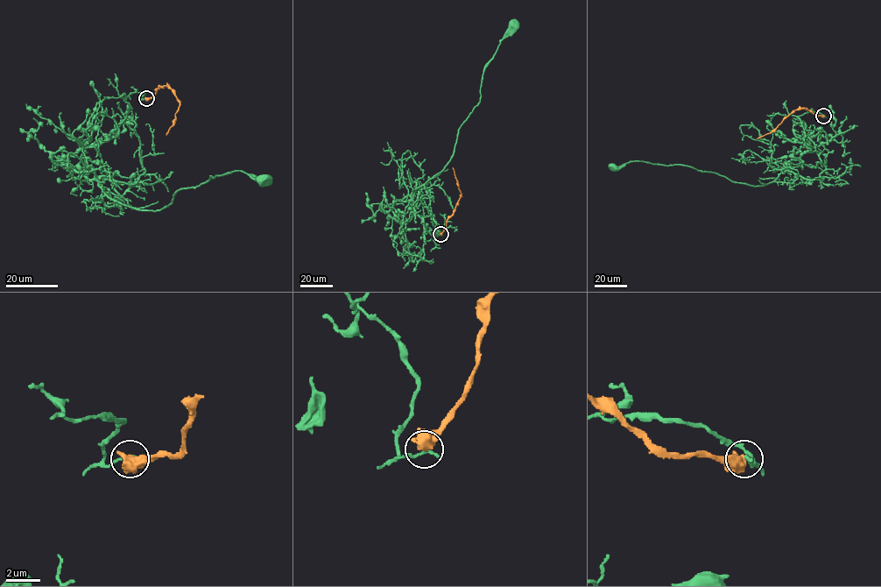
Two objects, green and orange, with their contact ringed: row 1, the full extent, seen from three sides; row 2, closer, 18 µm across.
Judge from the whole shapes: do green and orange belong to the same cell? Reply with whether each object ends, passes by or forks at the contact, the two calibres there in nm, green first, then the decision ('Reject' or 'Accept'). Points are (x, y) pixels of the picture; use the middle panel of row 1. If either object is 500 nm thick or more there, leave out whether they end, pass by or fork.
Thickness 220 nm (green) against 550 nm. Reject

